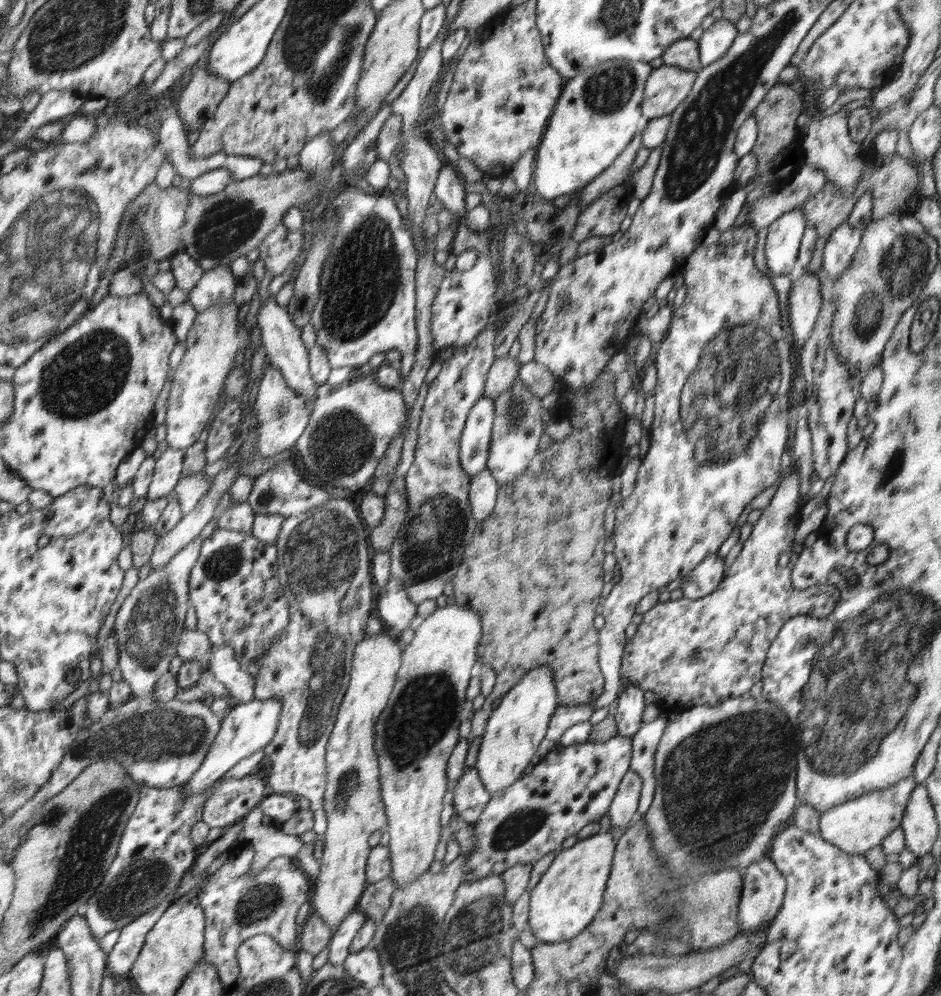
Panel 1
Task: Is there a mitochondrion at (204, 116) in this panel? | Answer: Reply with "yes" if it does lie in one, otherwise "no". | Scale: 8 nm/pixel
no

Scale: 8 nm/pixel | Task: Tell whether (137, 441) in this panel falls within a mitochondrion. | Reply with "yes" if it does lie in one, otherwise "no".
no

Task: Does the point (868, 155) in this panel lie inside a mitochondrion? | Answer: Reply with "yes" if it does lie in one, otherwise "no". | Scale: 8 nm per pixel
no

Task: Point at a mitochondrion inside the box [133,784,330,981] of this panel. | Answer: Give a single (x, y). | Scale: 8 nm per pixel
(263, 898)

